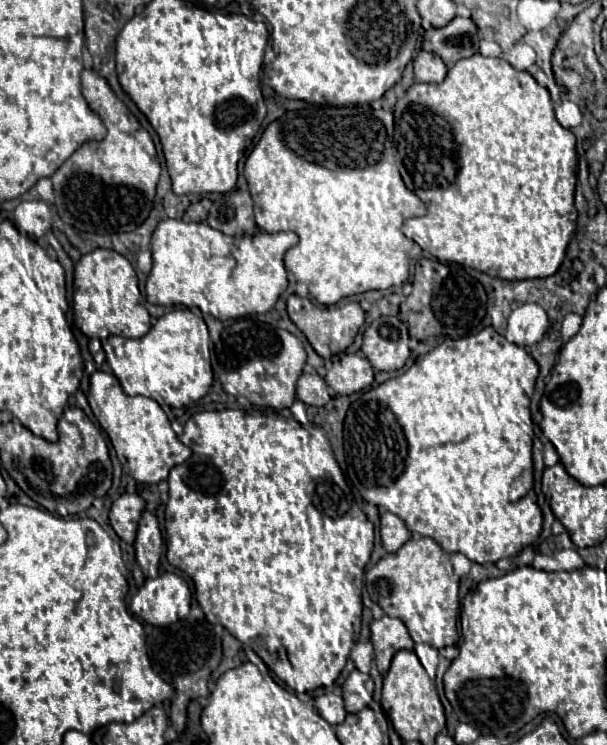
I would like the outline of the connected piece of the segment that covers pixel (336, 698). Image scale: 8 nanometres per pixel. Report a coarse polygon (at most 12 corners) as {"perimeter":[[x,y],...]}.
{"perimeter":[[326,693],[314,701],[314,709],[332,725],[346,717],[340,695]]}

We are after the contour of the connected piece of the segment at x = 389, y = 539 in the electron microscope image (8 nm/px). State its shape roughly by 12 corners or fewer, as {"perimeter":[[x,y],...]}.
{"perimeter":[[394,513],[380,517],[382,545],[398,551],[410,539],[408,527]]}

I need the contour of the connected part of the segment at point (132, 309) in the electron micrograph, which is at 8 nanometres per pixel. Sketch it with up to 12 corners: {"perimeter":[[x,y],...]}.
{"perimeter":[[94,249],[74,269],[74,321],[90,339],[142,337],[136,271]]}

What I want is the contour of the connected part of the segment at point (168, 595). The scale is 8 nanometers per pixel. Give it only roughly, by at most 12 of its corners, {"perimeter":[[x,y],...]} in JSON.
{"perimeter":[[164,573],[144,581],[130,611],[164,627],[188,615],[190,587]]}

